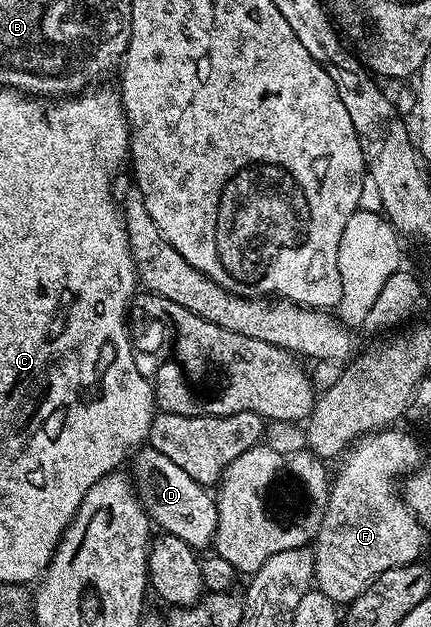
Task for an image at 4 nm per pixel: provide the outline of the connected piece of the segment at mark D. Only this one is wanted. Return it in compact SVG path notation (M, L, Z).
M143 446L133 453L132 465L134 464L134 476L132 472L132 480L136 485L137 495L140 497L142 505L145 506L146 512L150 515L151 521L155 525L158 524L163 533L167 536L175 536L180 538L180 542L188 542L188 546L195 550L203 550L202 548L210 548L214 543L214 535L218 529L218 502L213 495L210 496L203 485L197 484L192 478L188 478L188 474L184 474L184 470L180 470L180 466L176 466L176 462L172 462L172 458L164 458L164 454L160 454L160 450L149 446Z

